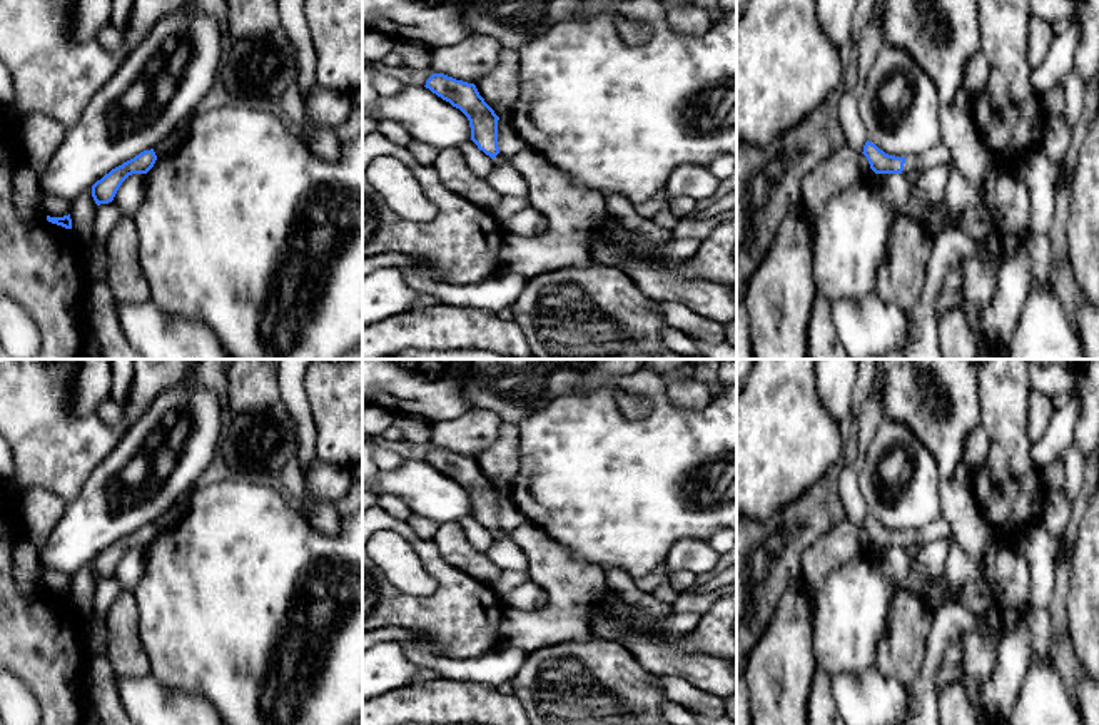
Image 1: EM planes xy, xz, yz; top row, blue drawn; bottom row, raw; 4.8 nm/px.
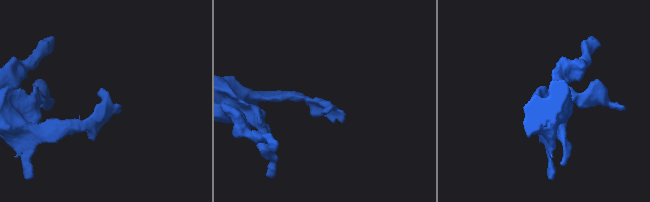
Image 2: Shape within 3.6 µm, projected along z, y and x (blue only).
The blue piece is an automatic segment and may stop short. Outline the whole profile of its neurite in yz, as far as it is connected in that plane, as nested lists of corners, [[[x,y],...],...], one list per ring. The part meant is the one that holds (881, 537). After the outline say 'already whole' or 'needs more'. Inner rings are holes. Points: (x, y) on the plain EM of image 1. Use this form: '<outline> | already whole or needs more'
[[[867,515],[862,528],[867,531],[870,543],[875,548],[909,548],[909,546],[922,548],[924,545],[932,543],[939,538],[950,536],[950,526],[942,518],[934,520],[922,530],[895,531],[885,528],[875,518]]] | needs more

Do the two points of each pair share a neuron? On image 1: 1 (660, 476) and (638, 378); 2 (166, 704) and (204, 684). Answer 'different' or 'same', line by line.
1: same
2: different

